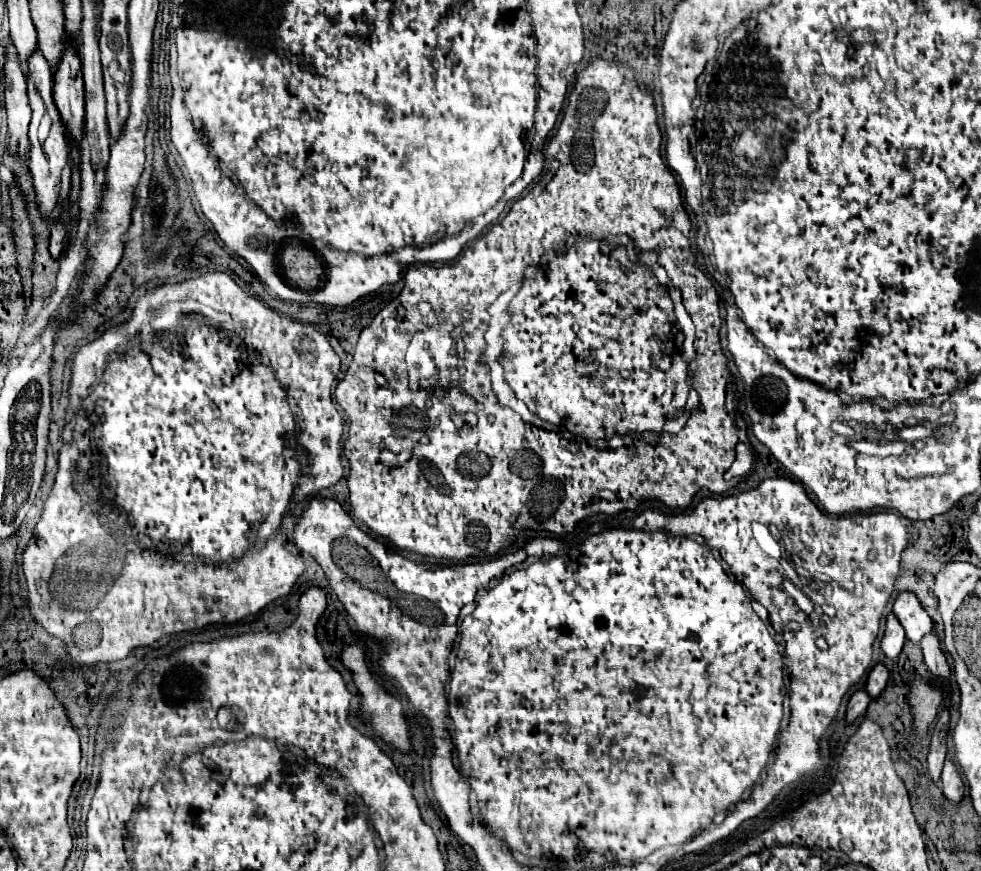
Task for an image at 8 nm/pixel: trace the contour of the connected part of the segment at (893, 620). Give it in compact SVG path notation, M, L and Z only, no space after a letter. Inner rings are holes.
M890 612L888 614L888 622L886 622L886 632L884 632L884 638L882 638L882 650L888 658L896 660L896 656L900 654L902 646L904 646L904 628L902 624L898 622L898 618Z

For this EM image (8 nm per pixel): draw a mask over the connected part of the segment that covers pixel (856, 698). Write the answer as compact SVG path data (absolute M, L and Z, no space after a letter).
M866 690L854 692L852 698L850 698L850 702L848 702L848 708L846 708L846 720L848 720L848 722L854 722L856 718L864 716L864 712L866 712L870 700L872 700L872 698L868 696Z

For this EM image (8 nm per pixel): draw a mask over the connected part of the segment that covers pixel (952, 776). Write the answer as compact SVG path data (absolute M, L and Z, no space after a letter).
M946 758L944 770L942 770L942 790L944 790L944 796L954 804L958 804L964 798L964 780L950 758Z

